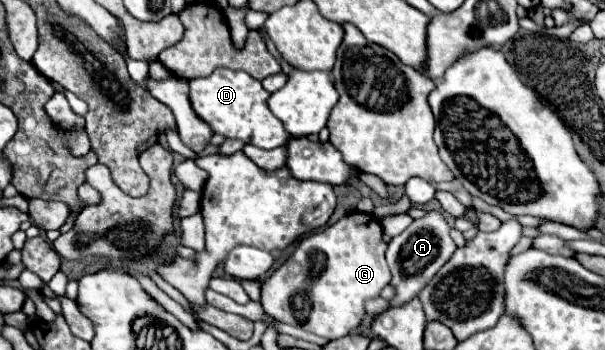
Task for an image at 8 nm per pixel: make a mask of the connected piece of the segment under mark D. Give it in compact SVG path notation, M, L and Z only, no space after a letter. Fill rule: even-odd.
M215 68L207 78L189 80L189 98L195 106L195 114L199 114L213 132L227 138L239 138L259 148L277 148L289 140L289 134L283 122L269 110L267 96L269 92L263 84L243 70Z

